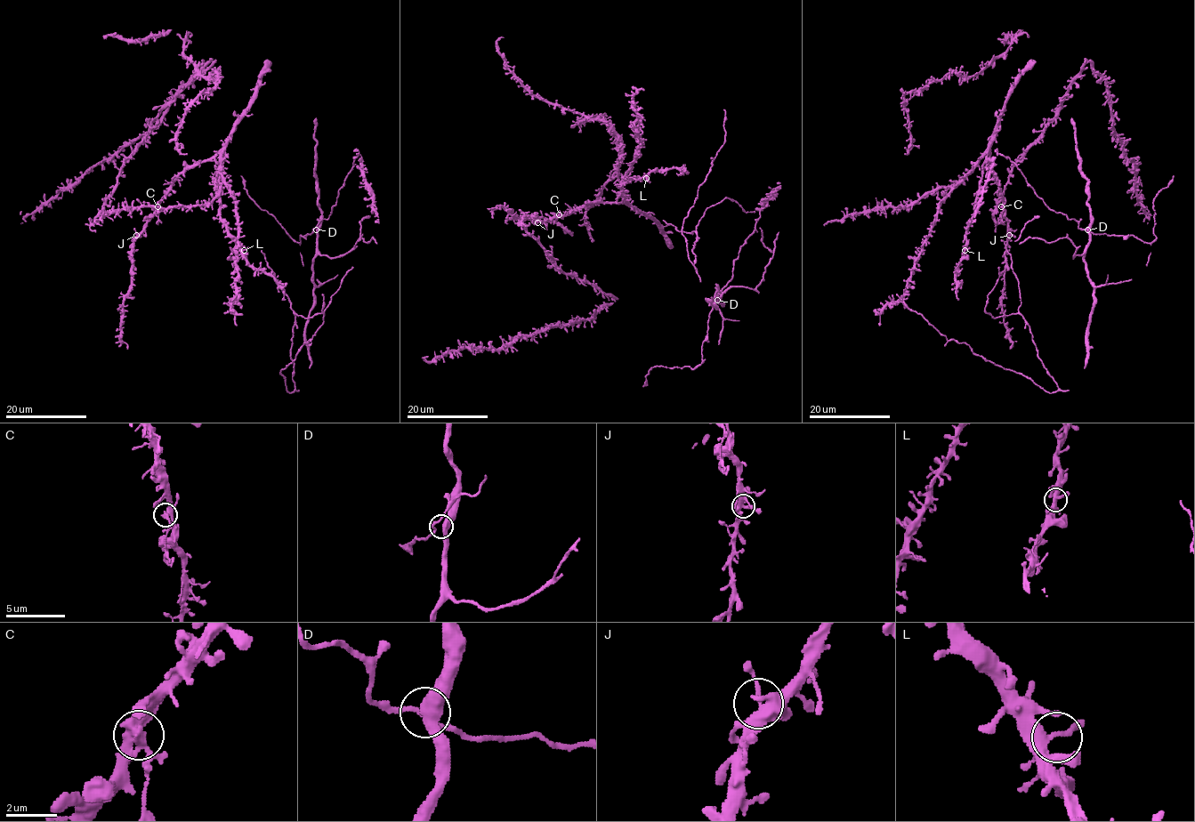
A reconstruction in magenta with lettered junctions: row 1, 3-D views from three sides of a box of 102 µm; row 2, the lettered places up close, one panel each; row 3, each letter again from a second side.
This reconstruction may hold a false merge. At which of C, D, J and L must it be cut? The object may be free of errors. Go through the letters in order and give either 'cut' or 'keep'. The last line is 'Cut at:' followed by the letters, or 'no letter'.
C: cut
D: keep
J: keep
L: keep
Cut at: C

